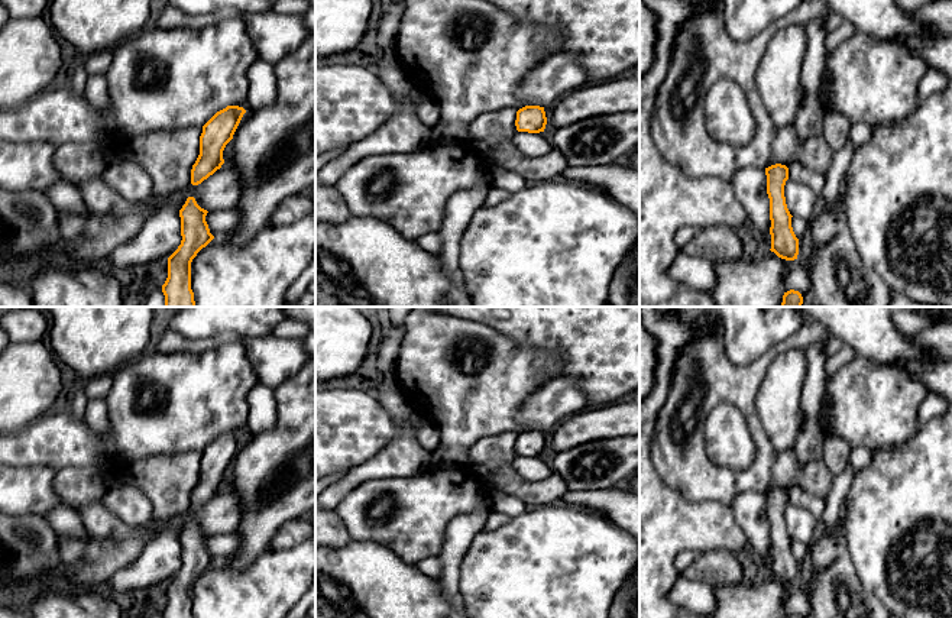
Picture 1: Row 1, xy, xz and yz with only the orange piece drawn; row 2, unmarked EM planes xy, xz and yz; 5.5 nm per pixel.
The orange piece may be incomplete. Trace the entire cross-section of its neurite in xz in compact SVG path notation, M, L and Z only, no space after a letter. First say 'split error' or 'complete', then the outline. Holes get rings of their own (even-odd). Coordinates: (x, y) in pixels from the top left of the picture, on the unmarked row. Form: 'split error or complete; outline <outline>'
split error; outline M525 430L486 436L475 441L467 454L472 465L486 466L495 482L495 491L505 492L522 499L530 508L551 505L563 499L569 491L564 481L557 475L540 482L524 481L515 473L518 456L544 456L547 441L544 431Z

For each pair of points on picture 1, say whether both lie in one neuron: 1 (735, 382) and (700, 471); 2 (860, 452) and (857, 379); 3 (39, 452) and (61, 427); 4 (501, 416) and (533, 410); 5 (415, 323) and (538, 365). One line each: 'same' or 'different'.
1: same
2: different
3: same
4: different
5: same

